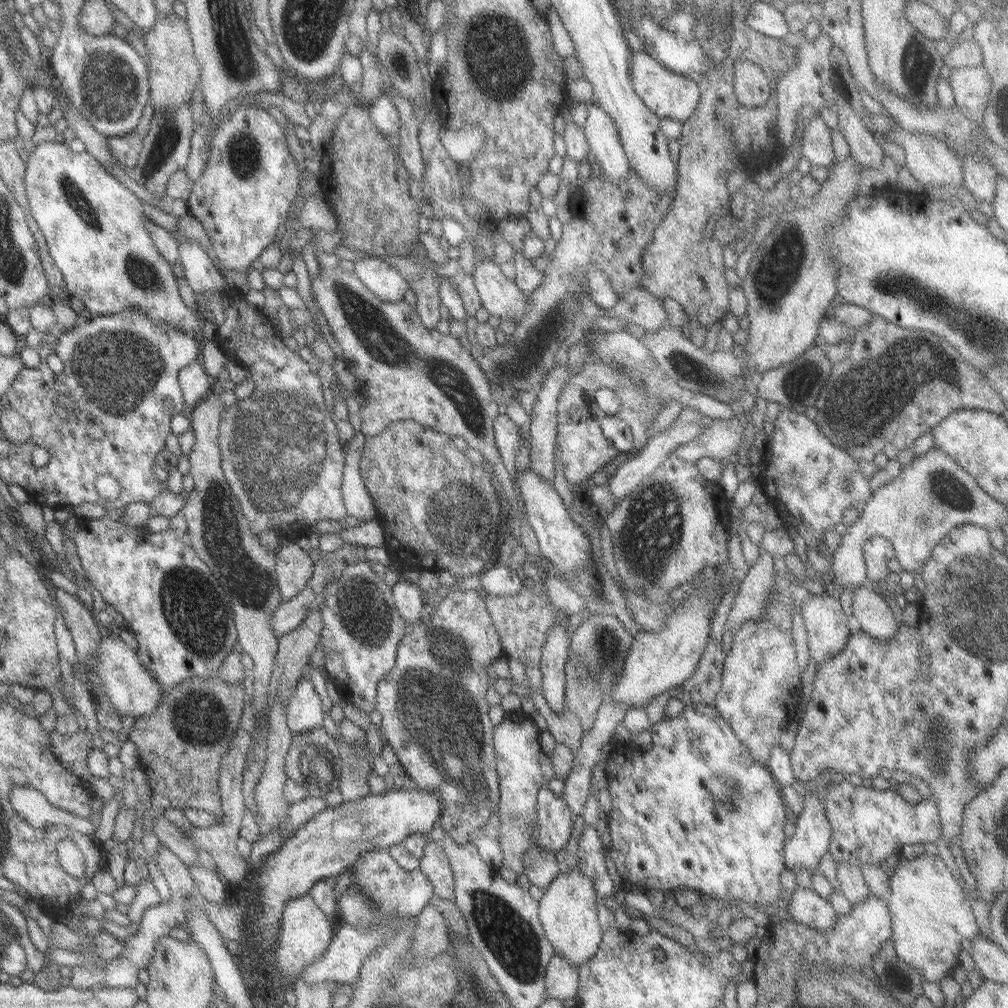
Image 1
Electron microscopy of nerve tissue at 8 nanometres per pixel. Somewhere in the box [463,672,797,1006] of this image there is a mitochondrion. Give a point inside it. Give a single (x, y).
(504, 931)

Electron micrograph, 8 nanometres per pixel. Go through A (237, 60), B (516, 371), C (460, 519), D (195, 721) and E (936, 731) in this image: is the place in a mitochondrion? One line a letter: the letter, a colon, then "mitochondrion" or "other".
A: mitochondrion
B: mitochondrion
C: mitochondrion
D: mitochondrion
E: mitochondrion

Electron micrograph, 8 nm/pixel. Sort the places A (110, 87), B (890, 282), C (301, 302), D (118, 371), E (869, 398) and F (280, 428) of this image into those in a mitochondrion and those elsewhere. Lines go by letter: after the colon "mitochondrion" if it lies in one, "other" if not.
A: mitochondrion
B: mitochondrion
C: other
D: mitochondrion
E: mitochondrion
F: mitochondrion

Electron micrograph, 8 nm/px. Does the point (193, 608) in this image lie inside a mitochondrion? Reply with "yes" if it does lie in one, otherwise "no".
yes

